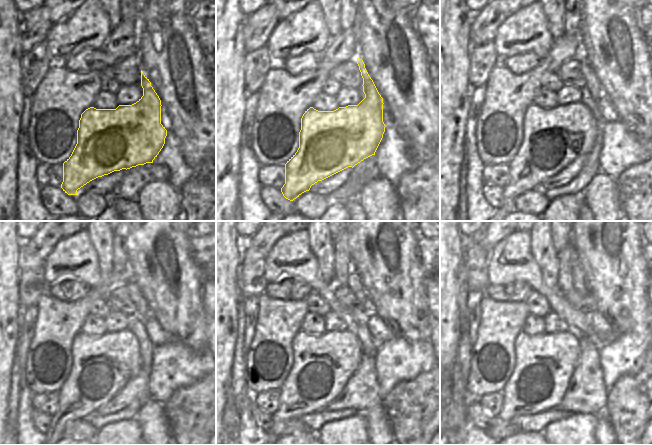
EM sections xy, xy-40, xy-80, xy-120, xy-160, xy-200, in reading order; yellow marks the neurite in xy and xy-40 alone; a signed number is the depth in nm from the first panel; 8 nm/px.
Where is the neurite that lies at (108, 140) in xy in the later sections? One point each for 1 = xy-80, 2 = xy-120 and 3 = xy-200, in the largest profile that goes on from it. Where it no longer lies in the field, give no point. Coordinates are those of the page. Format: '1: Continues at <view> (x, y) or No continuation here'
1: Continues at xy-80 (552, 138)
2: Continues at xy-120 (102, 364)
3: Continues at xy-200 (544, 364).

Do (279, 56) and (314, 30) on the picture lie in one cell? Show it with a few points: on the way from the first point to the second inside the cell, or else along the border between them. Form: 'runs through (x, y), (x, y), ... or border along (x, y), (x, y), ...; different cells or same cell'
runs through (282, 46), (292, 36), (304, 31); same cell

